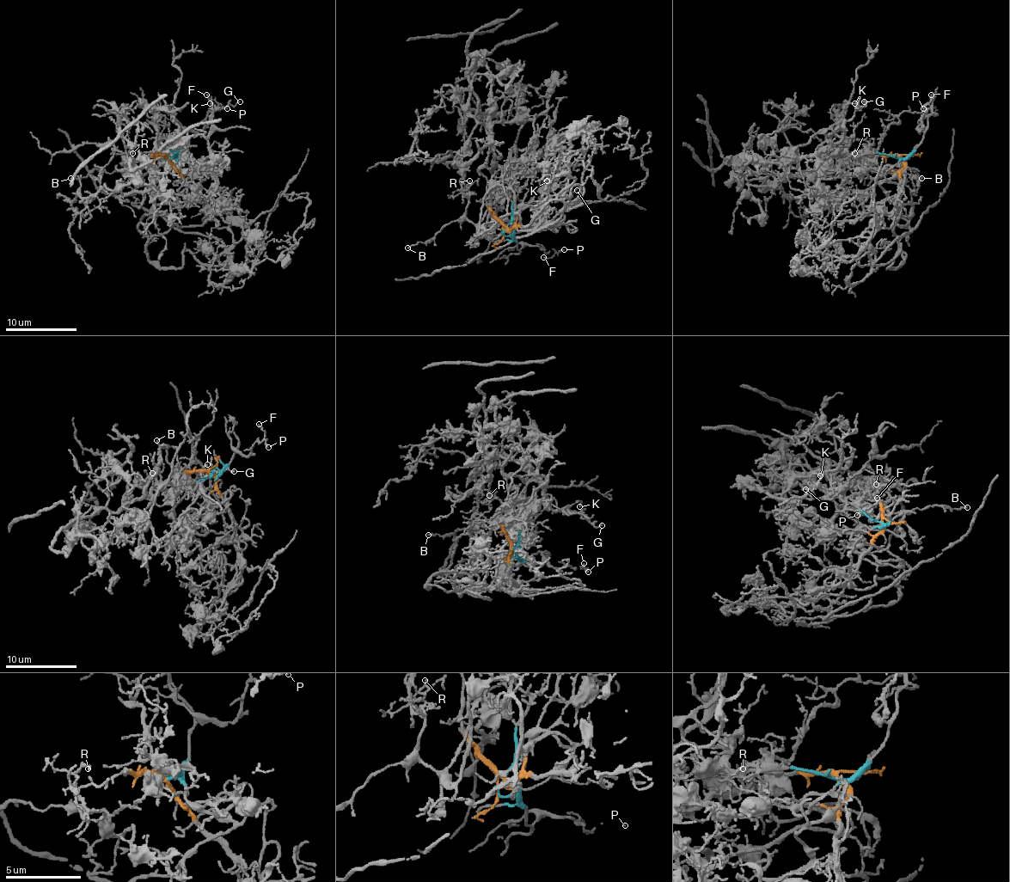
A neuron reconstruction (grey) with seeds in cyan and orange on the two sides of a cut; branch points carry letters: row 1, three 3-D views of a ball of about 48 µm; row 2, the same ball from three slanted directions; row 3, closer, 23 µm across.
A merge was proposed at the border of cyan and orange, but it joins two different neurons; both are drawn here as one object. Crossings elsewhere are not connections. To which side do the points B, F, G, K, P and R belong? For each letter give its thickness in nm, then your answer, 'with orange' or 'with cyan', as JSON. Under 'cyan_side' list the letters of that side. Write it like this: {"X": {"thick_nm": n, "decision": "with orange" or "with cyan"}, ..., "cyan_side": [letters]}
{"B": {"thick_nm": 190, "decision": "with cyan"}, "F": {"thick_nm": 150, "decision": "with cyan"}, "G": {"thick_nm": 130, "decision": "with orange"}, "K": {"thick_nm": 120, "decision": "with orange"}, "P": {"thick_nm": 160, "decision": "with cyan"}, "R": {"thick_nm": 140, "decision": "with cyan"}, "cyan_side": ["B", "F", "P", "R"]}

